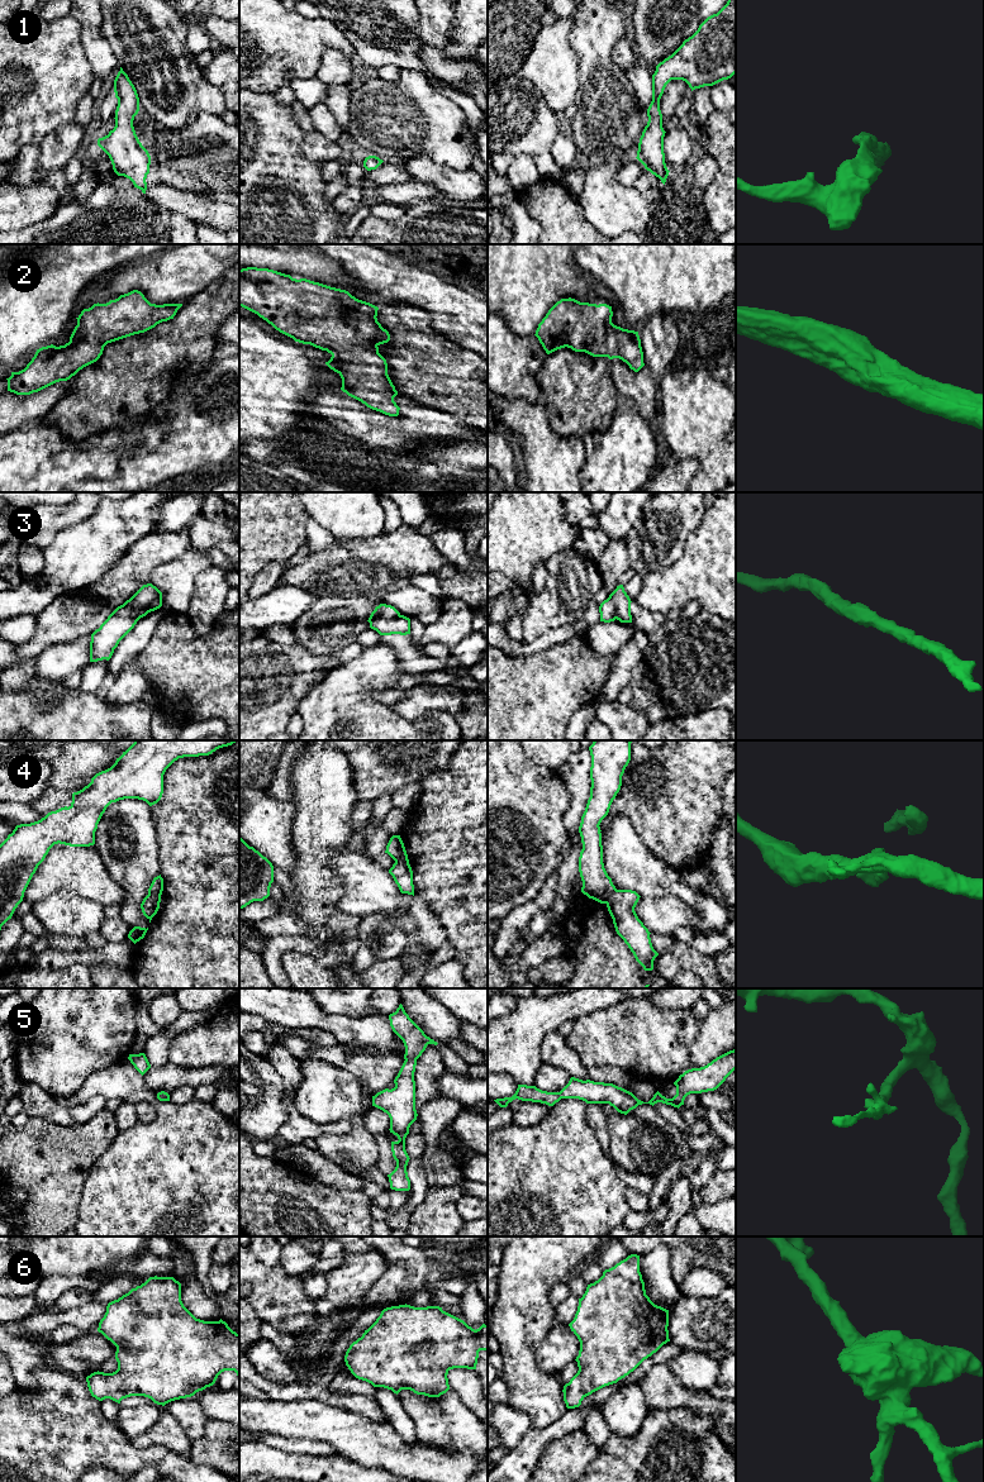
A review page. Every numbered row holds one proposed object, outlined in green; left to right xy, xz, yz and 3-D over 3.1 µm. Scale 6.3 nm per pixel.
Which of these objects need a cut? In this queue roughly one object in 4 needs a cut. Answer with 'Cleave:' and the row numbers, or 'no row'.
Cleave: 4

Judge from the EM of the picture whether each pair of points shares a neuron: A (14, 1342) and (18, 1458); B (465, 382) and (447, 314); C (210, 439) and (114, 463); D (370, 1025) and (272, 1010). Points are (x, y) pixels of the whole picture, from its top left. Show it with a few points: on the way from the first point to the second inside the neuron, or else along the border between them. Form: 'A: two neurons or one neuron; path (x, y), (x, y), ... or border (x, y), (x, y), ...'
A: two neurons; border (38, 1366), (33, 1371), (37, 1385), (17, 1387)
B: two neurons; border (431, 324), (450, 339), (474, 353)
C: one neuron; path (186, 447), (164, 463), (138, 463)
D: one neuron; path (346, 1025), (328, 1023), (296, 1010)

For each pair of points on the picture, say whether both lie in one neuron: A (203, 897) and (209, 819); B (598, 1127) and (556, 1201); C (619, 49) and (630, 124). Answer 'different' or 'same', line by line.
A: same
B: different
C: different

